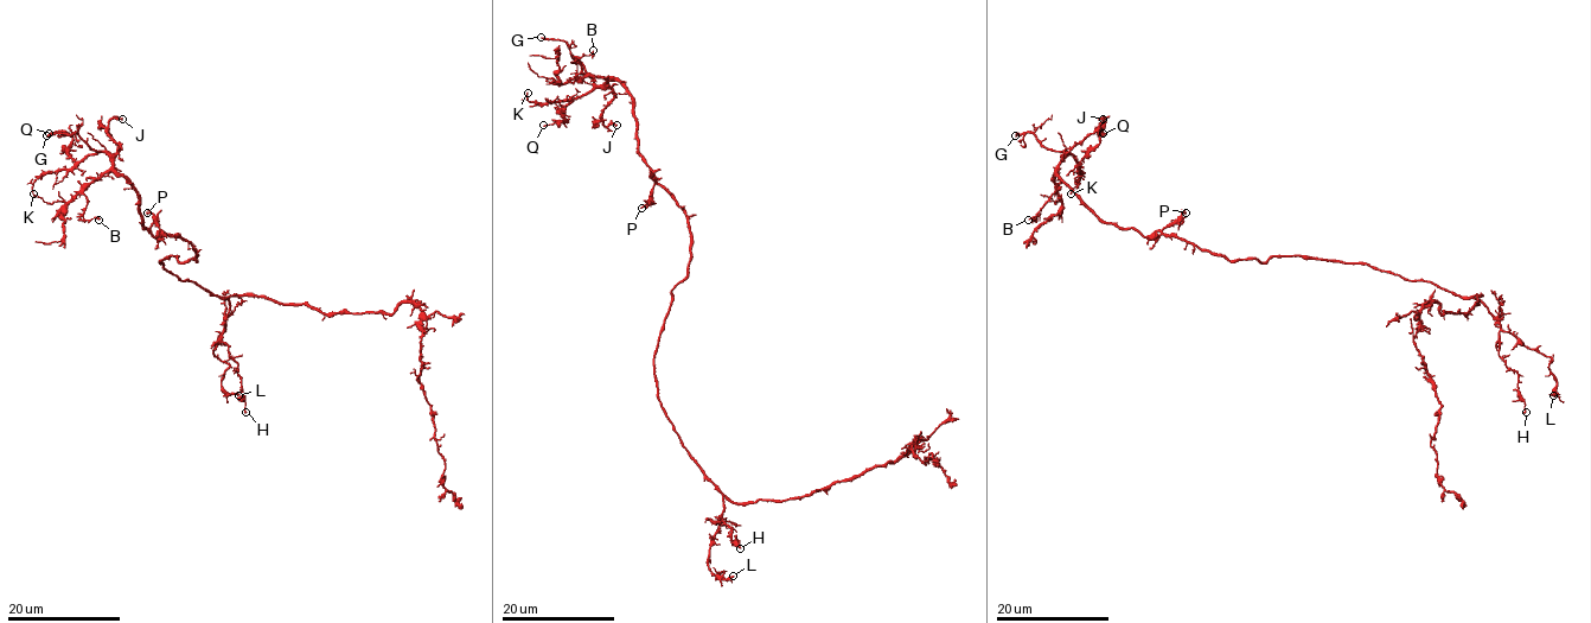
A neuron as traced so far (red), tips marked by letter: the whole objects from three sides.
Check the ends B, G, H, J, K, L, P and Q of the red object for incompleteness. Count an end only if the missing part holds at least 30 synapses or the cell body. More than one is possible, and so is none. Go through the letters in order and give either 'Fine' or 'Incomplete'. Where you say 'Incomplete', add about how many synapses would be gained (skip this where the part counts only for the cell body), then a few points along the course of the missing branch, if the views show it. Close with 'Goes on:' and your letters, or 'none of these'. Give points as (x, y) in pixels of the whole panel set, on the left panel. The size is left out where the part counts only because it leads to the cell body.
B: Fine
G: Incomplete. Course of what is missing: (46, 135), (42, 150), (44, 170), (48, 161), (93, 113), (109, 80), (127, 80), (131, 76)
H: Fine
J: Fine
K: Fine
L: Fine
P: Fine
Q: Fine
Goes on: G

